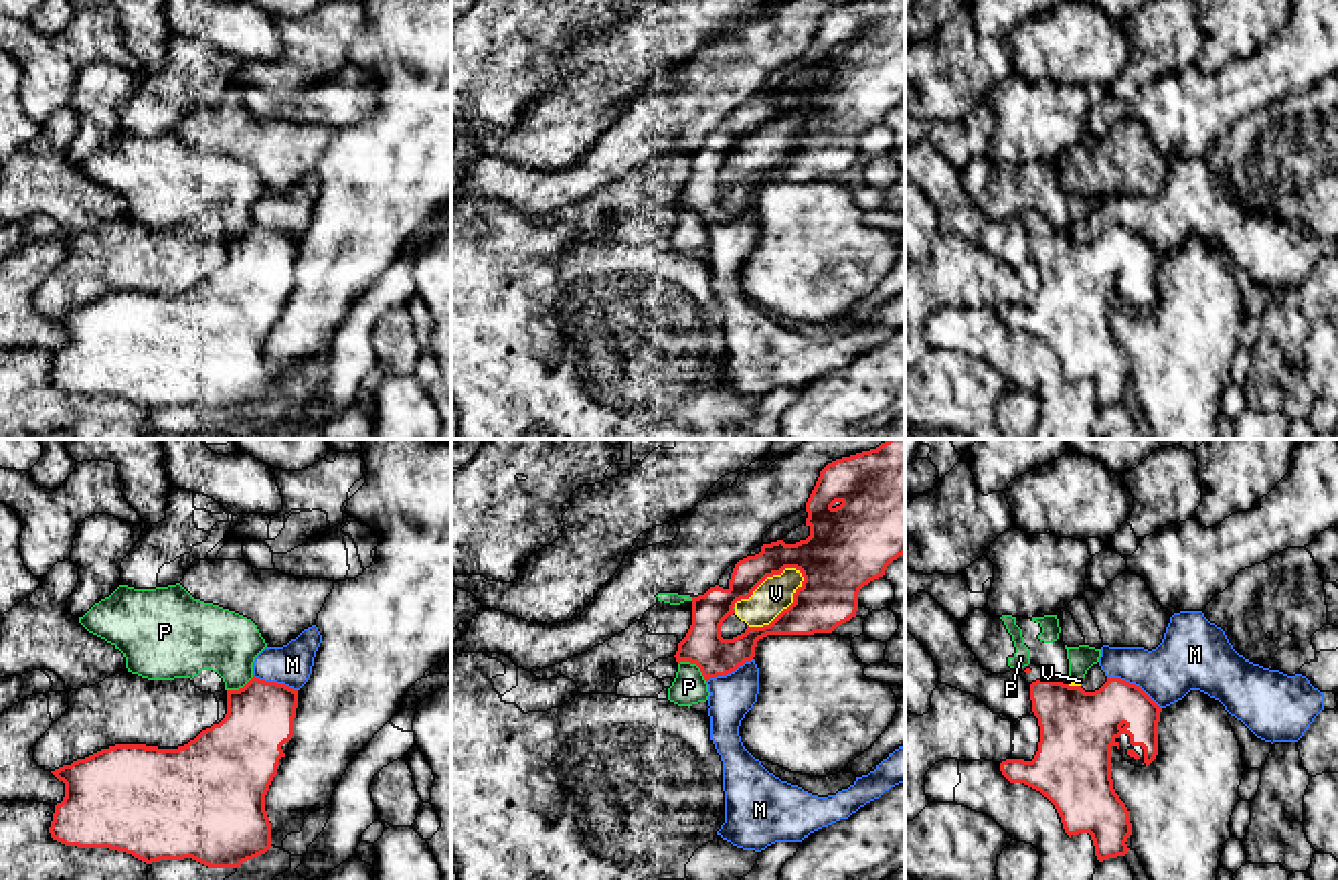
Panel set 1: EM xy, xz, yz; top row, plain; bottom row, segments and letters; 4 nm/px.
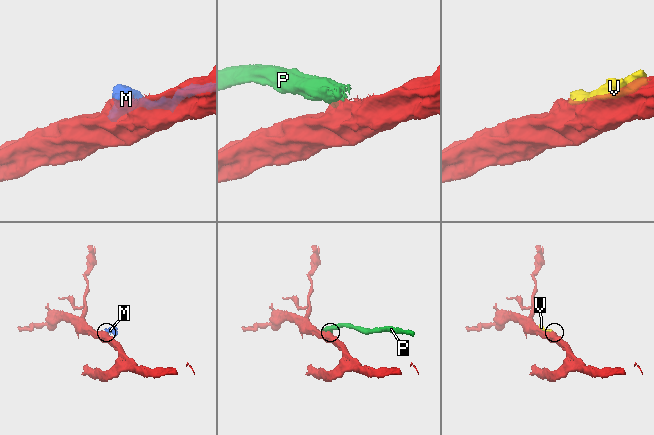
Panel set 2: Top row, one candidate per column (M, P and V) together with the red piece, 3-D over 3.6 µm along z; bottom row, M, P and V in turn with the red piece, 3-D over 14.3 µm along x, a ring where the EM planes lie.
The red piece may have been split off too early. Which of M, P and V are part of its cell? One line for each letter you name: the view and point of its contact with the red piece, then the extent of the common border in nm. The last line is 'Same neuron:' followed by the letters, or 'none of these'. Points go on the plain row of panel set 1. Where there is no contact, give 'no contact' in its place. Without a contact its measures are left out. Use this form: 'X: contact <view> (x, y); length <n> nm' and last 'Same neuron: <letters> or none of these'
Same neuron: none of these

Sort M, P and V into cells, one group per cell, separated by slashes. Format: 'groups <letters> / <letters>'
groups M V / P

